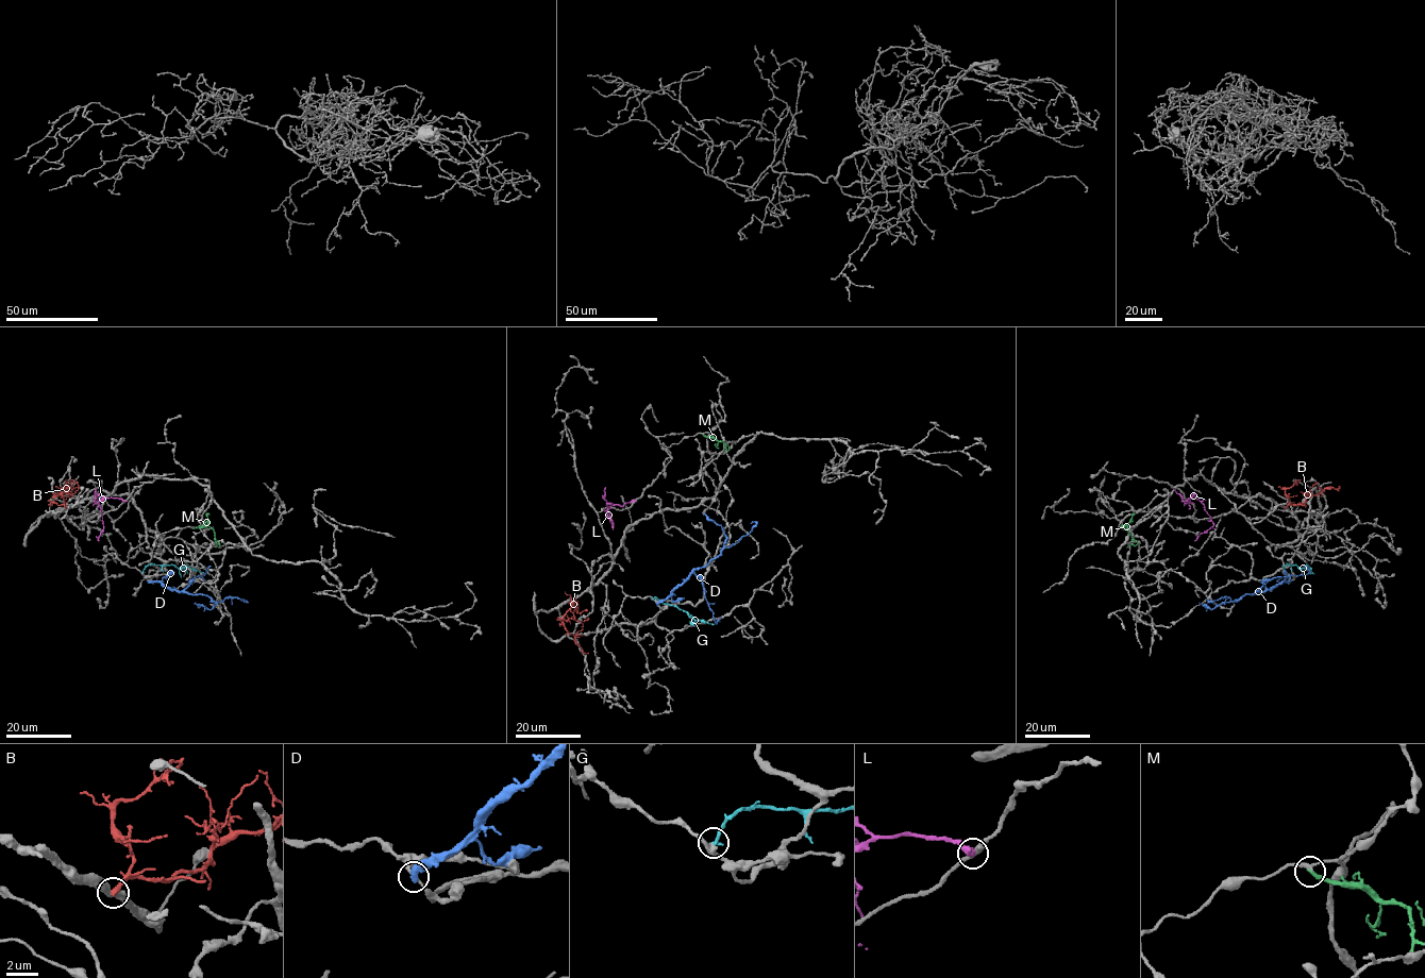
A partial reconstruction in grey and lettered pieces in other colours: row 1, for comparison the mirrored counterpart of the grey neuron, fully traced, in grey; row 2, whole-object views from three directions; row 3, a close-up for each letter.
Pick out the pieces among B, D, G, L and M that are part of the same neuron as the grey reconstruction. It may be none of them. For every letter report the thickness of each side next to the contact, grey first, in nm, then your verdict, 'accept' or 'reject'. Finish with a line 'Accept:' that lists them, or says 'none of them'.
B: calibres 480 and 280 nm; reject
D: calibres 170 and 500 nm; reject
G: calibres 360 and 240 nm; reject
L: calibres 320 and 460 nm; reject
M: calibres 240 and 220 nm; reject
Accept: none of them

